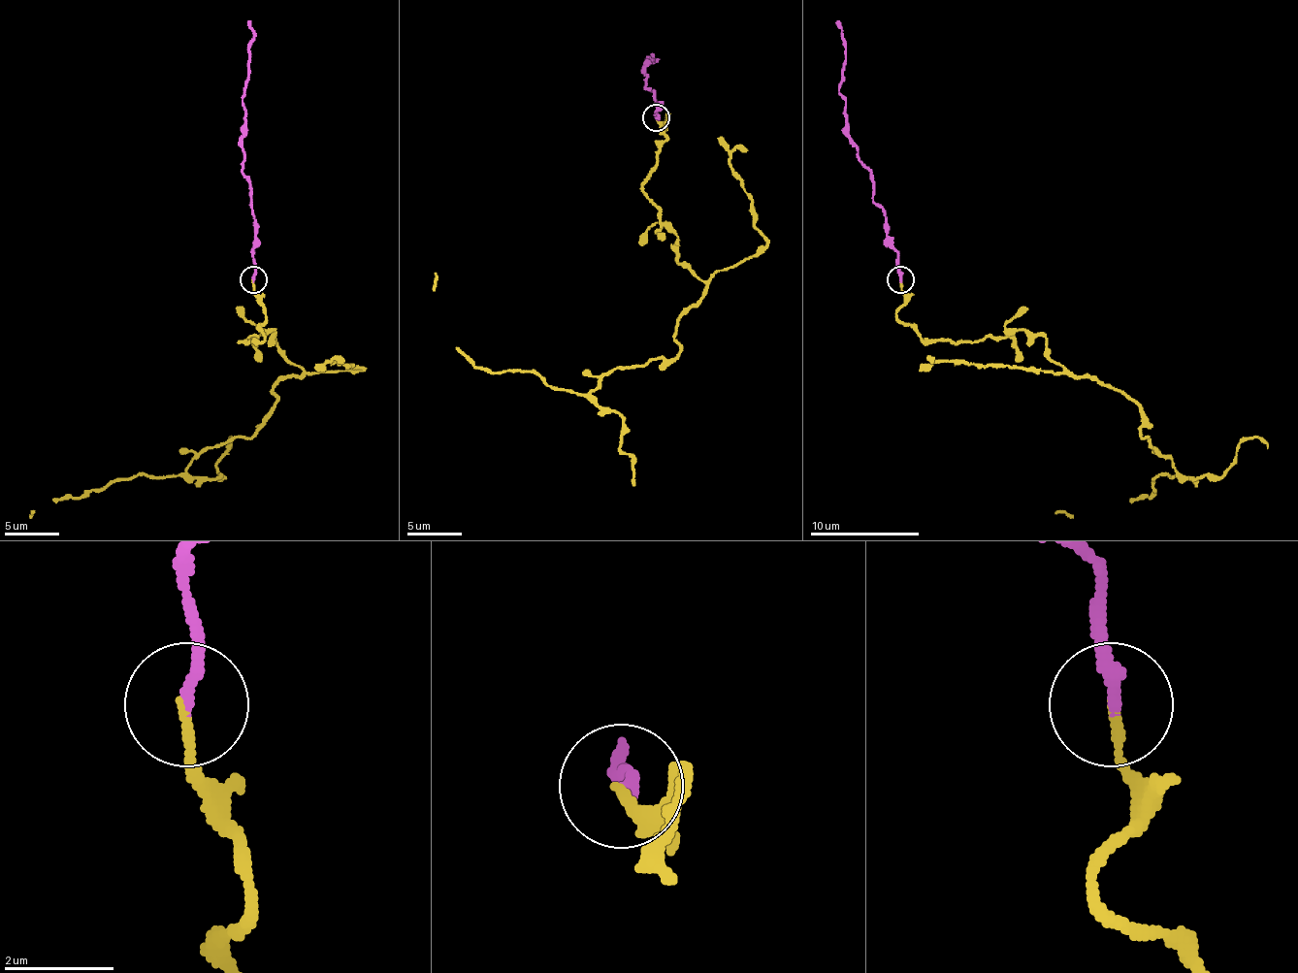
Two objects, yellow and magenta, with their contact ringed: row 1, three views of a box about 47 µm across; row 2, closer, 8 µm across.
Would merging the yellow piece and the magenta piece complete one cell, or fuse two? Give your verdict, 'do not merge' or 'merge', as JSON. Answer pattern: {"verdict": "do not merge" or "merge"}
{"verdict": "do not merge"}

